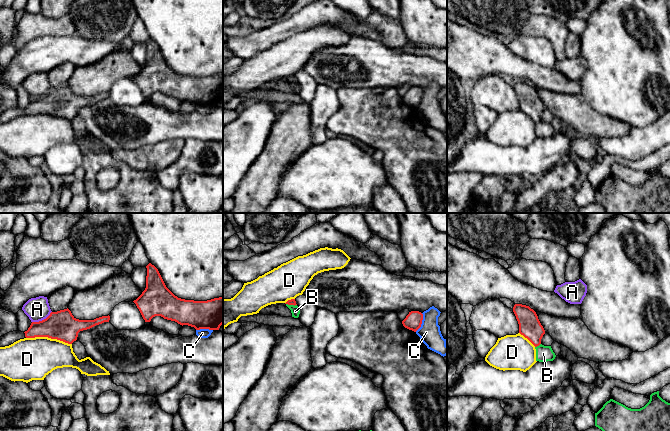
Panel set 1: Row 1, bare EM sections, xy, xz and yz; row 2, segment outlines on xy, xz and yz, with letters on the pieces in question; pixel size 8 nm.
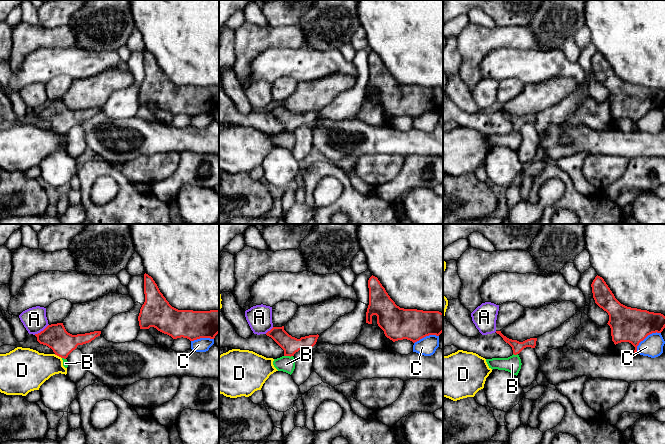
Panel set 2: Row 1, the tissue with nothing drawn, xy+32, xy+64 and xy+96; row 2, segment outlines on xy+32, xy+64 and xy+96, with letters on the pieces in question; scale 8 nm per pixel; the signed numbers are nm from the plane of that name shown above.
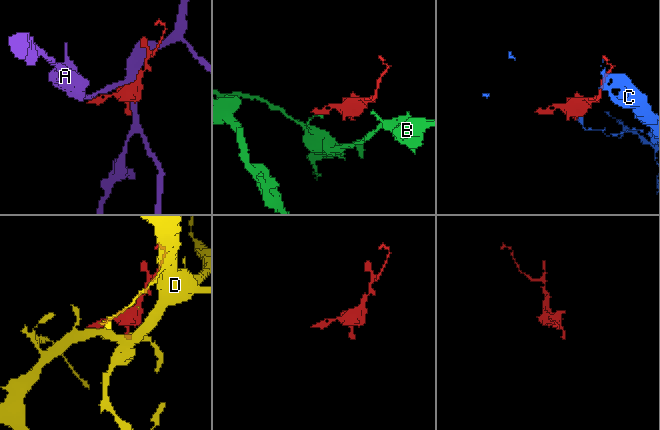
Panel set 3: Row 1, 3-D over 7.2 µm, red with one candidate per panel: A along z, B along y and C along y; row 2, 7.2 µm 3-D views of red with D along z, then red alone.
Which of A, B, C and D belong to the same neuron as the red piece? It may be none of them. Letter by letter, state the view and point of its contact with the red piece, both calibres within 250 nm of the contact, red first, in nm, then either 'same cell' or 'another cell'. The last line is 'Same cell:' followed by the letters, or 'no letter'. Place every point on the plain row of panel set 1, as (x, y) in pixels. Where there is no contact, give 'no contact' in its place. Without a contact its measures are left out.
A: contact xy (42, 96); calibres 240 and 190 nm; another cell
B: contact yz (537, 121); calibres 180 and 130 nm; another cell
C: contact xz (421, 98); calibres 140 and 170 nm; another cell
D: contact xy (49, 113); calibres 240 and 340 nm; another cell
Same cell: no letter

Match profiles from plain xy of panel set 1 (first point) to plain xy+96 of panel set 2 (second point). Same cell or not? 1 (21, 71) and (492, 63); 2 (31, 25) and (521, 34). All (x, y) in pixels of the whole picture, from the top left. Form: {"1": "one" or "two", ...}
{"1": "one", "2": "one"}

